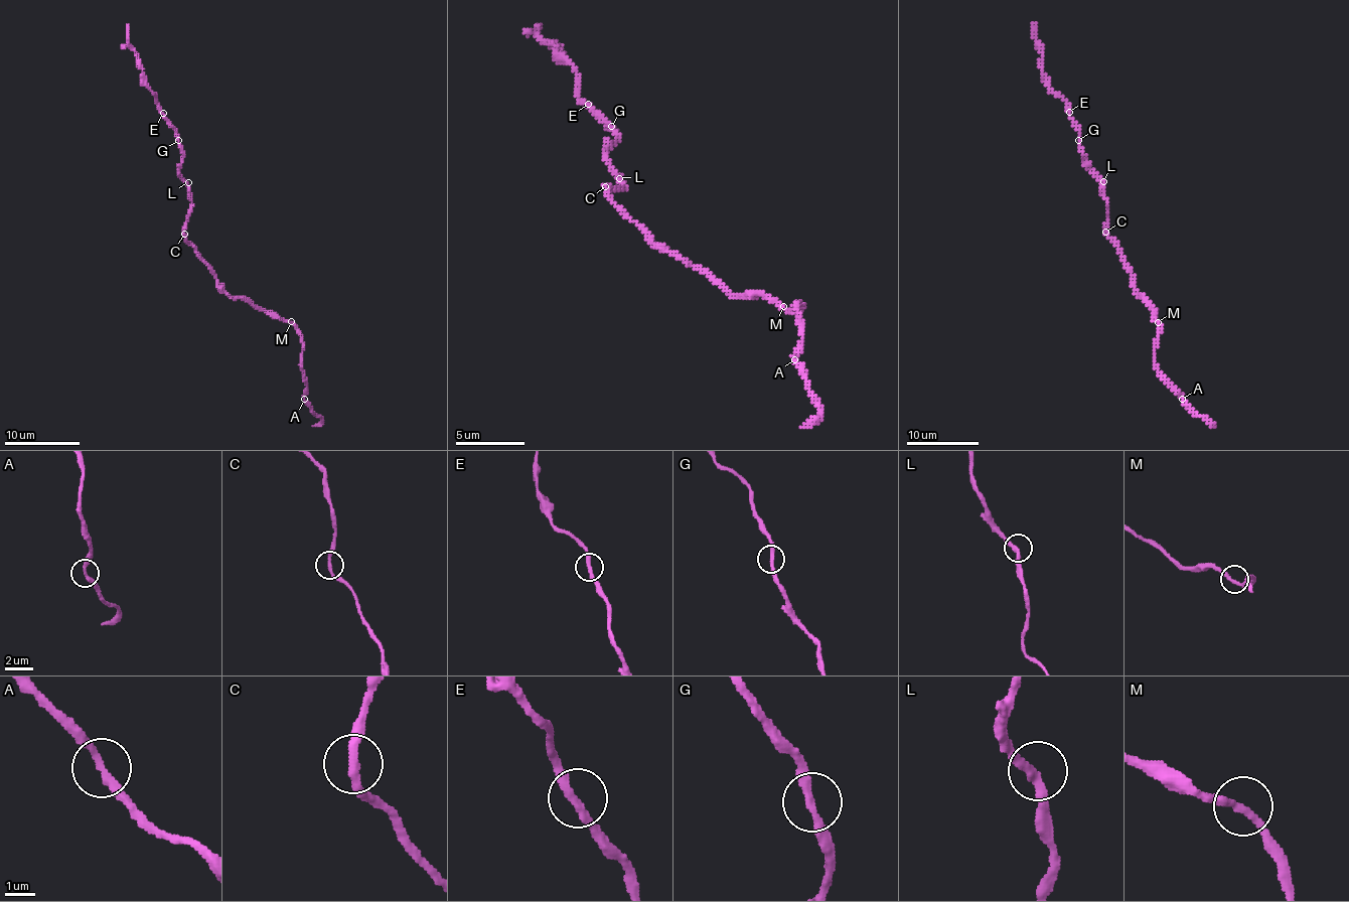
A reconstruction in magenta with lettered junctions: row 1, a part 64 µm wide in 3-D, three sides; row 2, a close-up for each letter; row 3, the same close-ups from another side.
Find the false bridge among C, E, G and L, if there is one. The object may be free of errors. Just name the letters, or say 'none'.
none

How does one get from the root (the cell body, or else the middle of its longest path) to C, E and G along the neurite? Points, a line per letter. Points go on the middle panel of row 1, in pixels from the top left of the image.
C: (624, 213), (612, 199), (606, 185)
E: (624, 213), (612, 199), (606, 185), (615, 190), (624, 186), (607, 160), (616, 138), (588, 104)
G: (624, 213), (612, 199), (606, 185), (615, 190), (624, 186), (607, 160), (607, 153), (616, 145), (611, 126)

